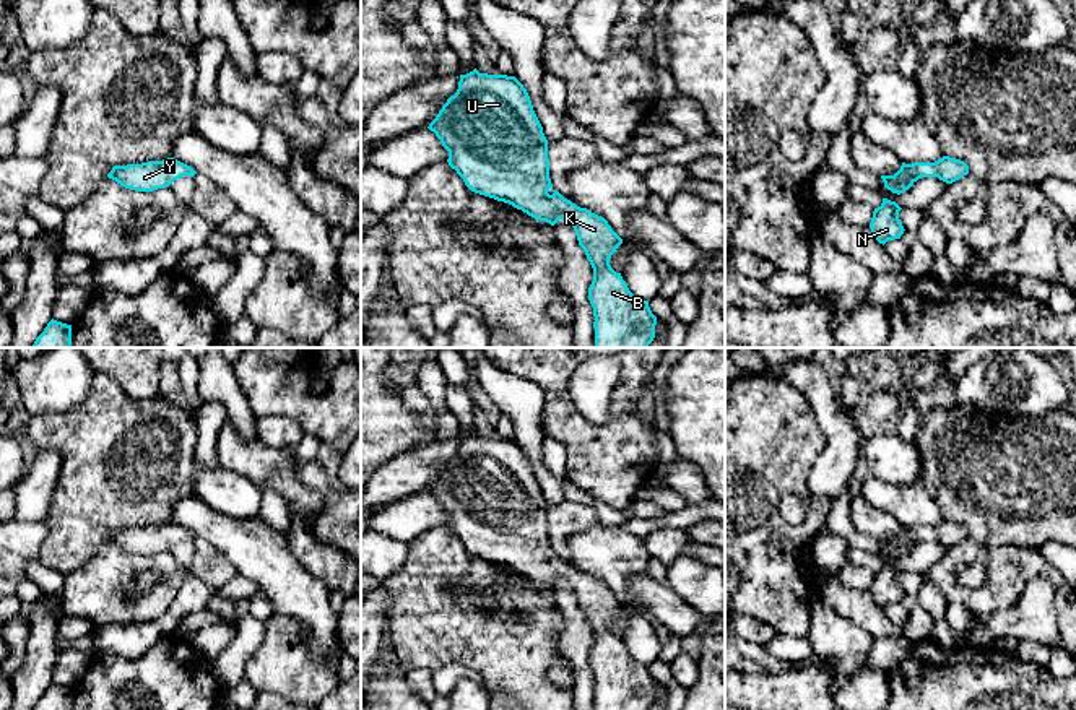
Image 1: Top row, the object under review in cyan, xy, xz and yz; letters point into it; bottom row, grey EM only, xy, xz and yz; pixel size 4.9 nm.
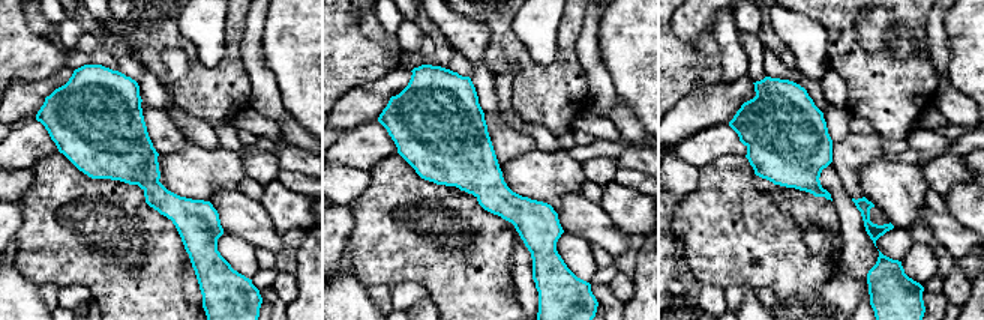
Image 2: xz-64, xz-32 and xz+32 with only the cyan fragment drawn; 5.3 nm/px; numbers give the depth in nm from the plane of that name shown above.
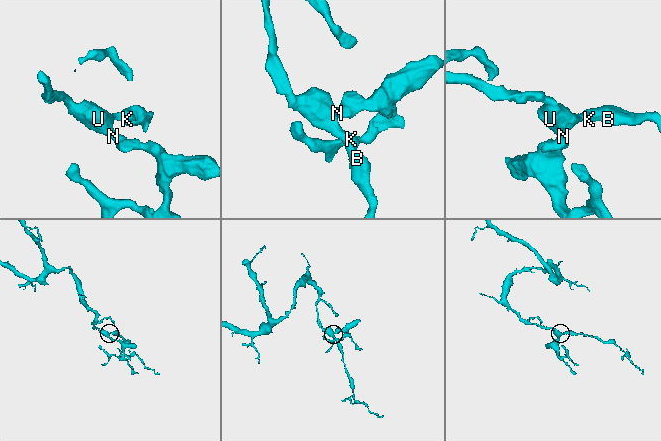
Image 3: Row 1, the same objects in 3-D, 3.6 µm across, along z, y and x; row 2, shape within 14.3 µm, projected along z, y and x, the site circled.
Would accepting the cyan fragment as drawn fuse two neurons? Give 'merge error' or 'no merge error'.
no merge error

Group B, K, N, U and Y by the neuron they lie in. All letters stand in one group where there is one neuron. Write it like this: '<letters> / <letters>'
B K N U Y

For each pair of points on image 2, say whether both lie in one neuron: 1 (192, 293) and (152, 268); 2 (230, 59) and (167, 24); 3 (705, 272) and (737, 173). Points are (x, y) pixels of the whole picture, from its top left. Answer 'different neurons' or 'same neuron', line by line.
1: different neurons
2: same neuron
3: same neuron

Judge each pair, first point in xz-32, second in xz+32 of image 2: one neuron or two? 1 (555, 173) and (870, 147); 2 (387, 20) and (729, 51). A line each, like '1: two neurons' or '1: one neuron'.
1: two neurons
2: one neuron

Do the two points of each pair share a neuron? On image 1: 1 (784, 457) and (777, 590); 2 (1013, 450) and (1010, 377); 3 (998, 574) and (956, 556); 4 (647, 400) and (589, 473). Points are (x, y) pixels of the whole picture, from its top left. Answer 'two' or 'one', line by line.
1: one
2: two
3: one
4: two

